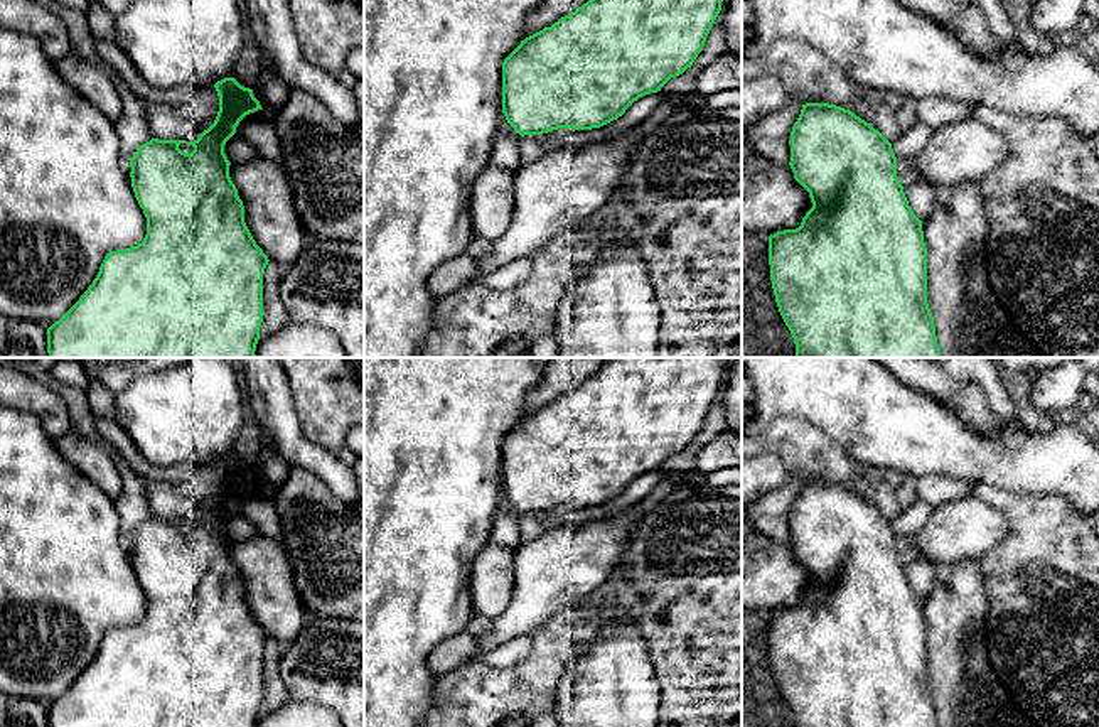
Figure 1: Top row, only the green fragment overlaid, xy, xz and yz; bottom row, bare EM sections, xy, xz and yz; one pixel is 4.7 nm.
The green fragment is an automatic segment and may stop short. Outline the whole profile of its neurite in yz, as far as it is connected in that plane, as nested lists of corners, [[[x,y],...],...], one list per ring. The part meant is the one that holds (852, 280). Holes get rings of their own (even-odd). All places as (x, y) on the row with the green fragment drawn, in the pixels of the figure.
[[[806,103],[791,132],[791,169],[809,192],[812,207],[796,229],[769,236],[770,280],[789,327],[796,358],[942,358],[927,304],[927,248],[897,177],[892,143],[853,111],[829,103]]]

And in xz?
[[[588,0],[575,12],[561,17],[551,27],[526,37],[502,62],[502,113],[507,123],[521,137],[543,135],[558,128],[592,130],[600,128],[625,113],[625,110],[639,98],[657,93],[671,79],[683,74],[693,66],[703,51],[706,37],[721,10],[723,0]]]

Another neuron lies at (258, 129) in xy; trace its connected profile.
[[[258,110],[246,115],[236,127],[236,133],[246,138],[261,157],[281,164],[281,145],[268,111]]]

